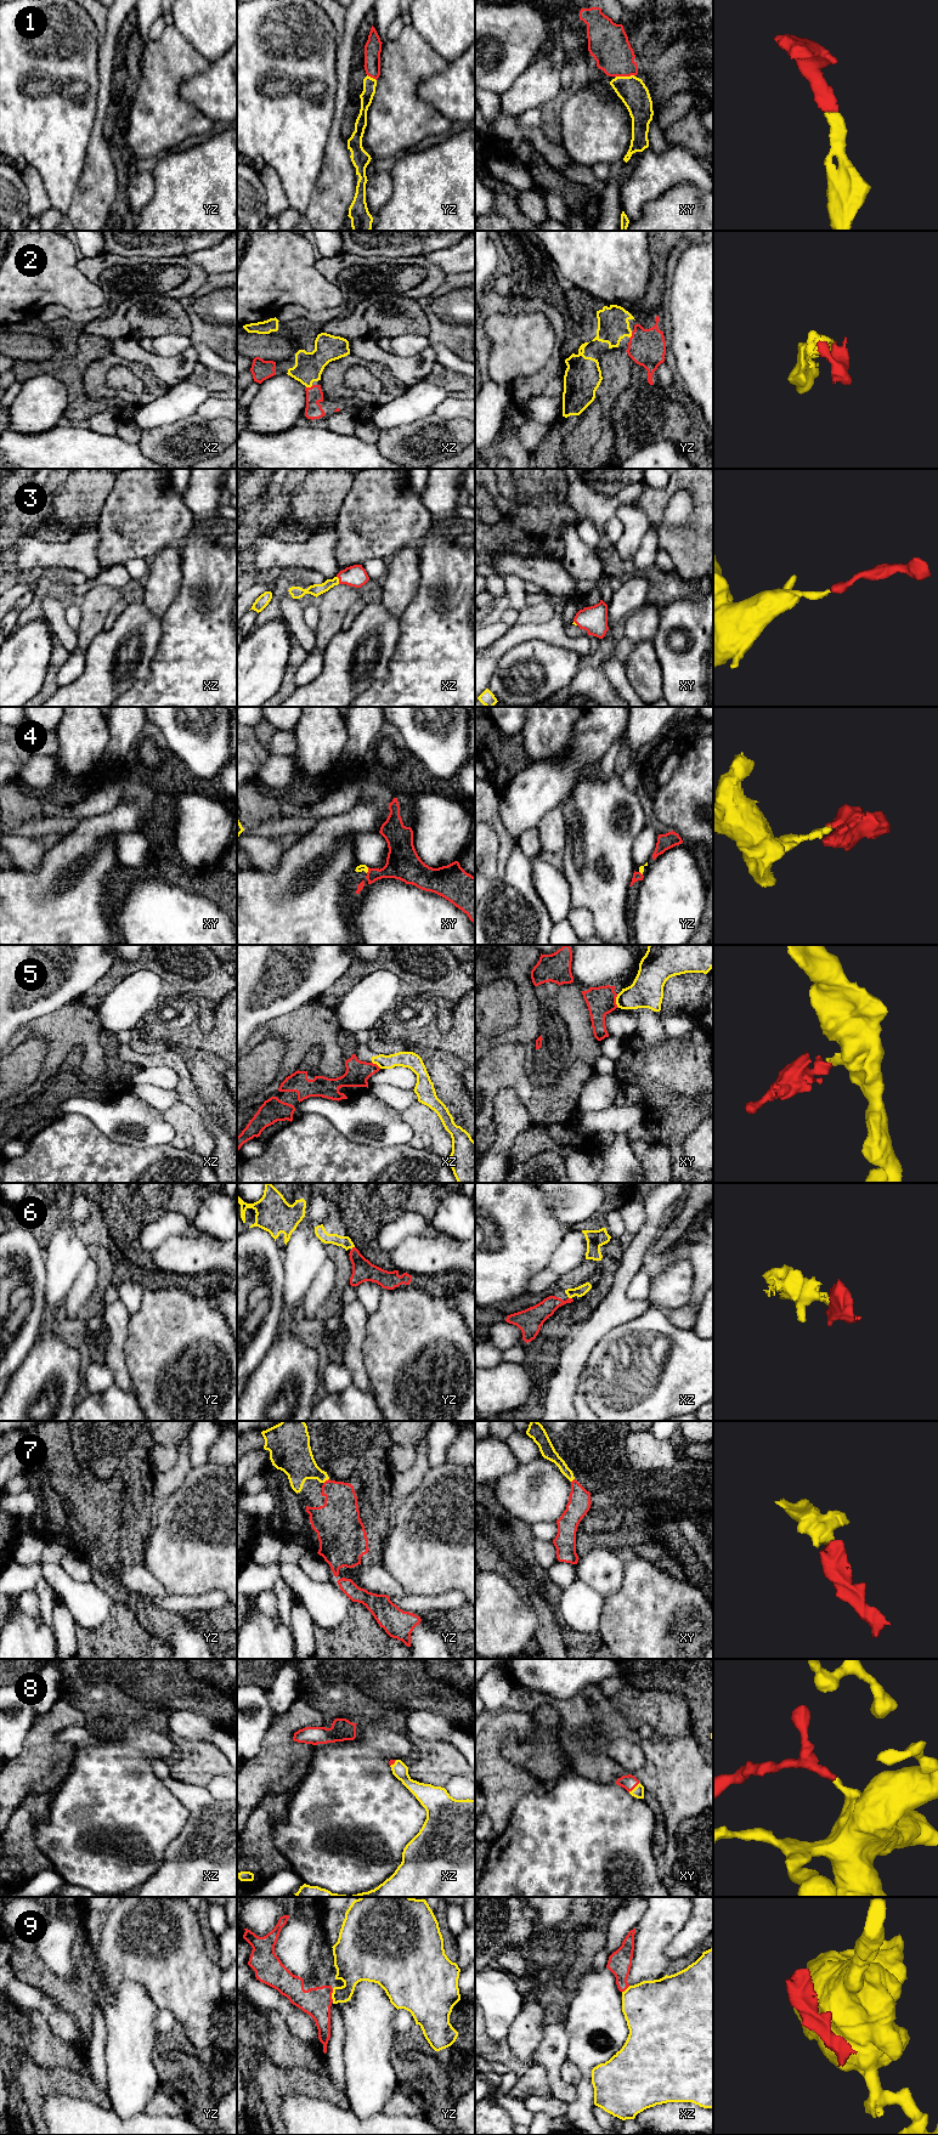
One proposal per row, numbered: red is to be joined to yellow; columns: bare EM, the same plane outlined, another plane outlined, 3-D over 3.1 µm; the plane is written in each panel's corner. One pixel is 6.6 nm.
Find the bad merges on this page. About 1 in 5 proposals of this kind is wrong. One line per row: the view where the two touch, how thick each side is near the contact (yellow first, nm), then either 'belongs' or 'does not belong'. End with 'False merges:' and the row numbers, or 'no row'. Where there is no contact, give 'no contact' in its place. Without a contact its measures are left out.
1: xy | 190/260 nm | belongs
2: xz | 190/110 nm | belongs
3: xz | 80/140 nm | belongs
4: xy | 50/220 nm | belongs
5: xy | 220/190 nm | does not belong
6: xz | 70/130 nm | belongs
7: yz | 240/260 nm | belongs
8: xy | 80/100 nm | belongs
9: yz | 240/190 nm | does not belong
False merges: 5, 9

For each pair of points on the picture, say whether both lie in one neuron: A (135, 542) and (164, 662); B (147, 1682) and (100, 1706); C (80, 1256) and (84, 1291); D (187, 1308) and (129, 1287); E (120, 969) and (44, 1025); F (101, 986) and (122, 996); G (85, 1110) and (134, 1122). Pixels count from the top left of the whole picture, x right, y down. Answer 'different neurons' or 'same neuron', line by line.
A: different neurons
B: same neuron
C: different neurons
D: different neurons
E: different neurons
F: different neurons
G: same neuron

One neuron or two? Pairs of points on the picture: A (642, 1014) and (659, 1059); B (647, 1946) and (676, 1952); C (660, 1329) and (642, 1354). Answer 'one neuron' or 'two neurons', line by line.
A: two neurons
B: two neurons
C: one neuron

